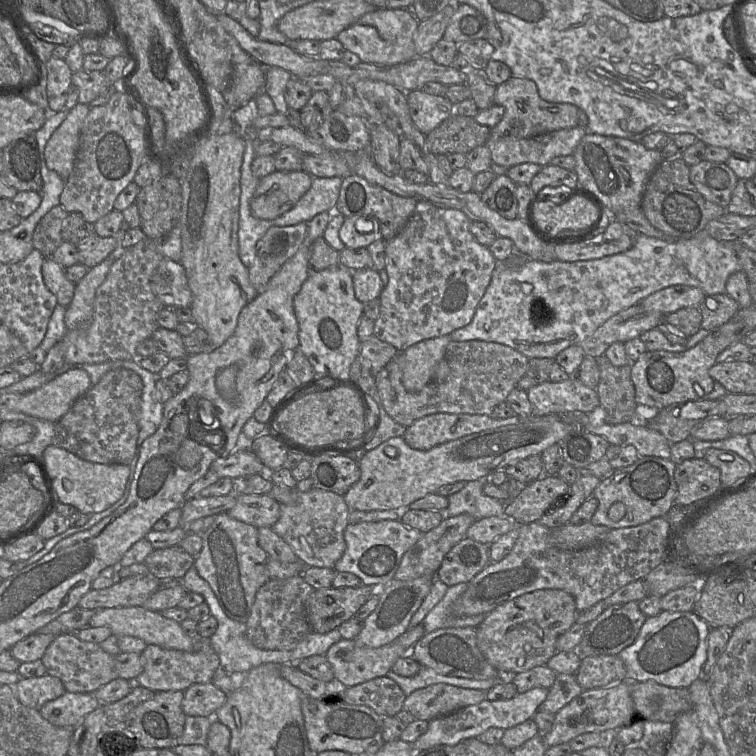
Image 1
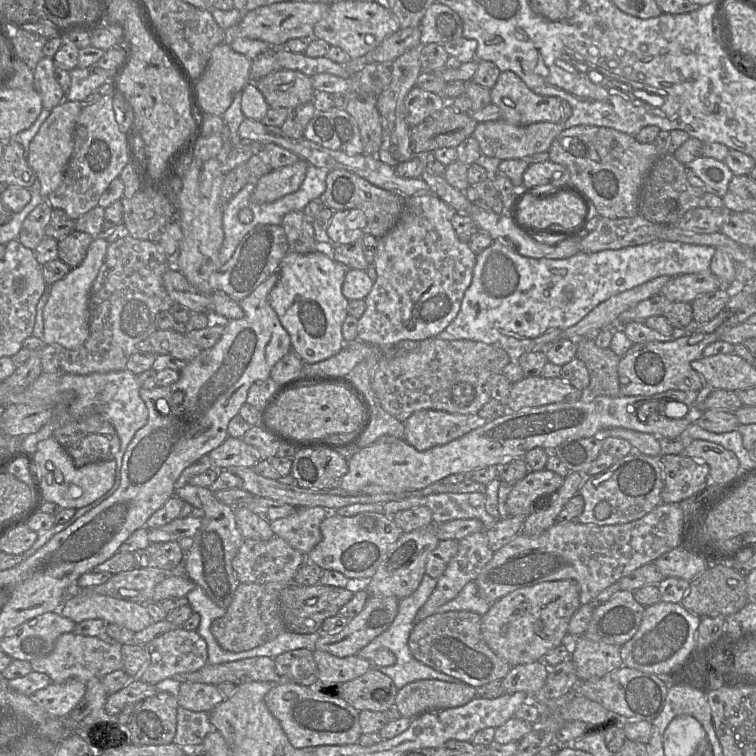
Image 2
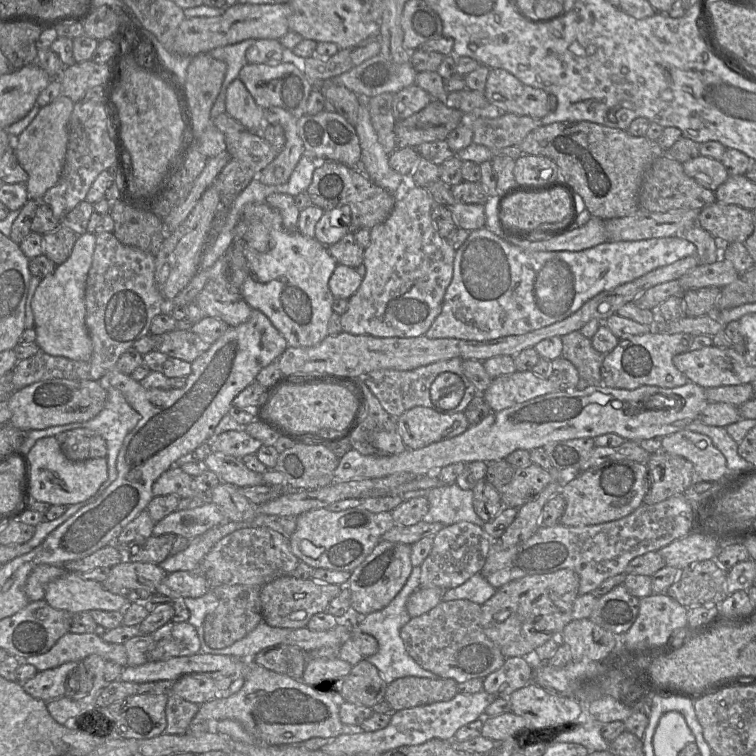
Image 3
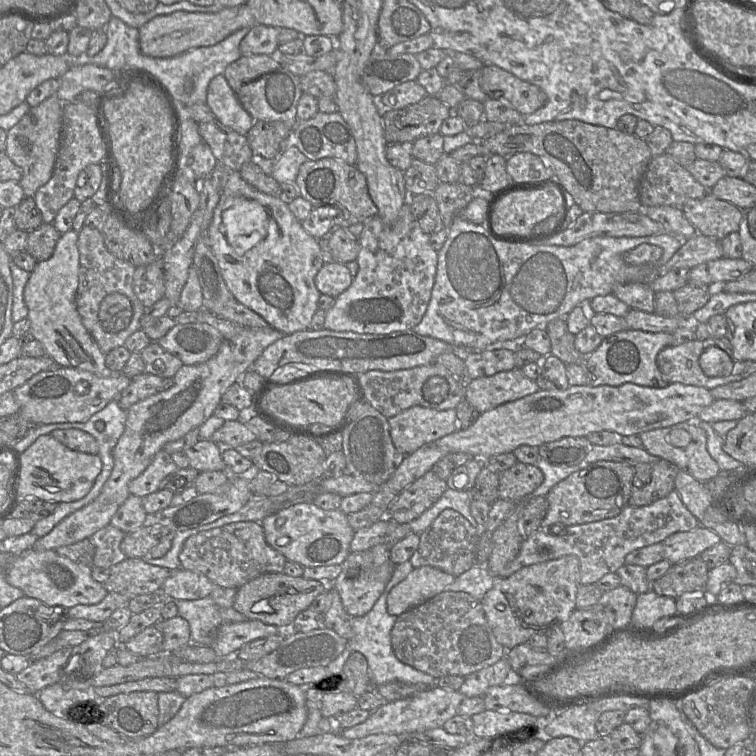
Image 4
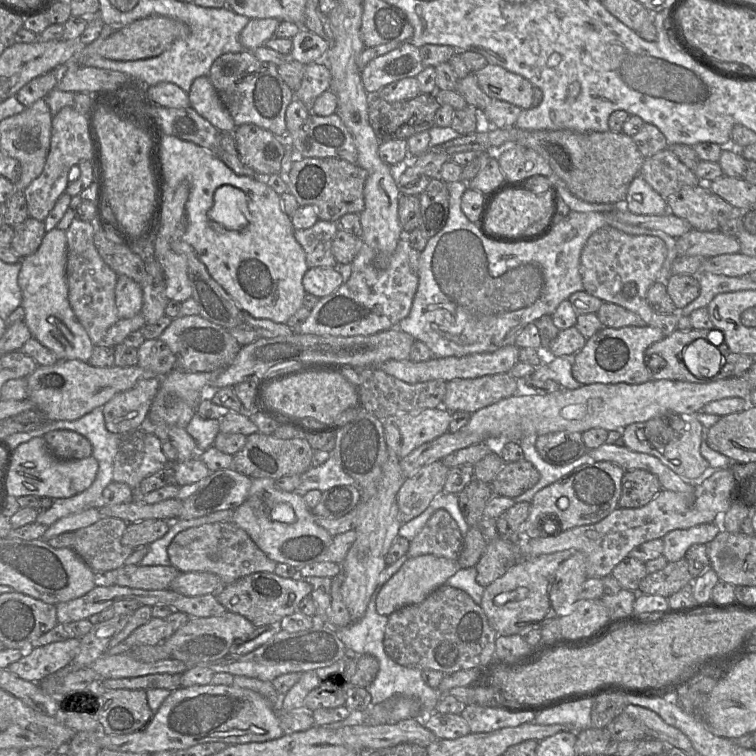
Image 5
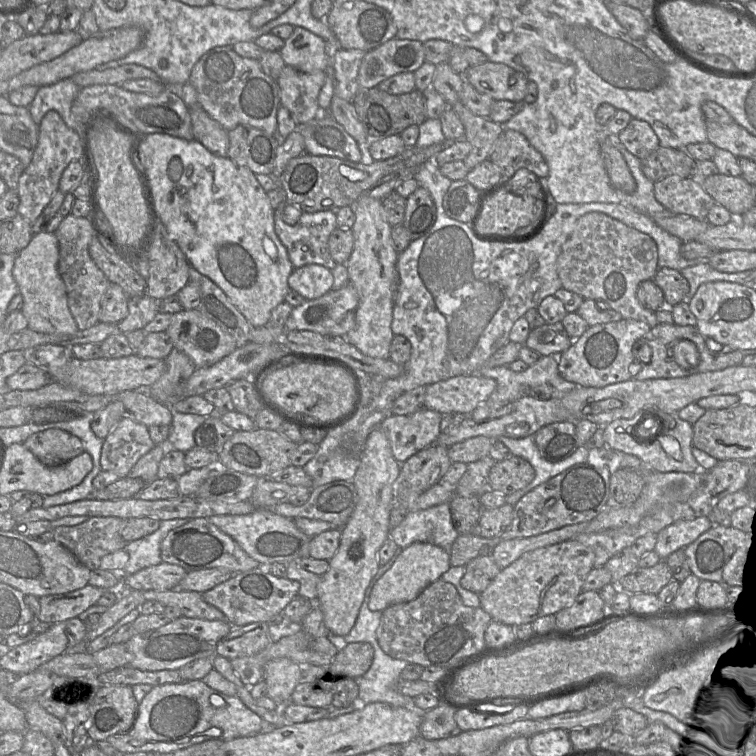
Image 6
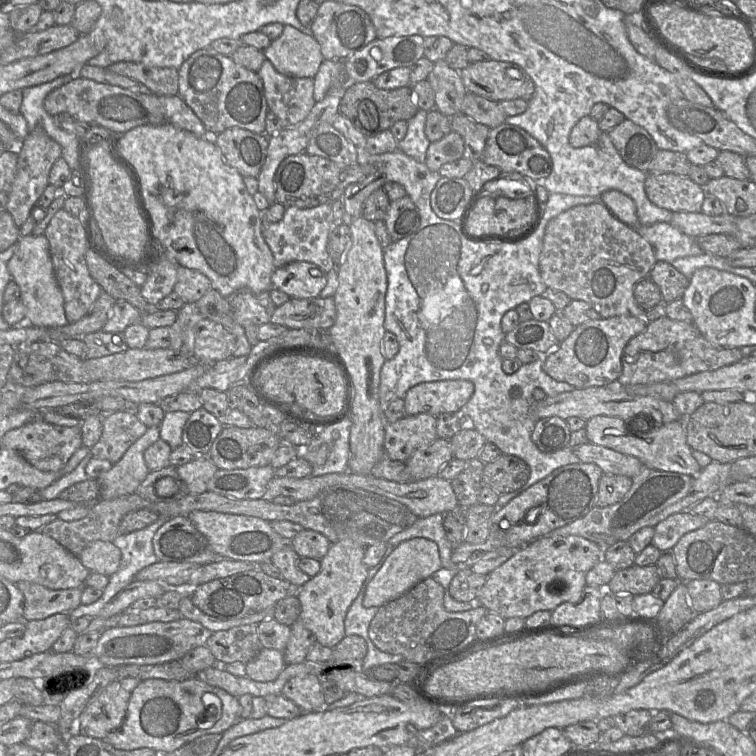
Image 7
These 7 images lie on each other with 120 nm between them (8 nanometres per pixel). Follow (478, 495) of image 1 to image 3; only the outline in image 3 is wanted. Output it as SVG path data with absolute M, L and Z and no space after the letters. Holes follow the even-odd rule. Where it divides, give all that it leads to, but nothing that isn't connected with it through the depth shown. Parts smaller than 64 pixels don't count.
M455 483L432 489L415 490L402 496L404 498L422 496L428 499L429 510L422 519L424 522L439 522L446 526L466 521L482 528L485 524L474 510L473 491L461 489Z

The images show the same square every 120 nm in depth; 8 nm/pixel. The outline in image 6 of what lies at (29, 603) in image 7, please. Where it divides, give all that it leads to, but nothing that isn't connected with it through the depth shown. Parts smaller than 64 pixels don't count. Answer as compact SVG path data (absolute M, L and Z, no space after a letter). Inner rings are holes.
M87 584L72 592L42 596L38 598L40 603L38 619L41 622L55 624L76 618L89 607L96 605L103 592L104 589Z

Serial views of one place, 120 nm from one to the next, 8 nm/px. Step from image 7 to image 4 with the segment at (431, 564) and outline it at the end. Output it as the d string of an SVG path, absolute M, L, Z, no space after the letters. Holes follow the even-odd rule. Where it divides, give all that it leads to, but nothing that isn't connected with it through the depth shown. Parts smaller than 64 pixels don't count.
M432 566L414 568L388 594L386 600L387 612L398 617L445 591L445 588L455 578L455 576Z

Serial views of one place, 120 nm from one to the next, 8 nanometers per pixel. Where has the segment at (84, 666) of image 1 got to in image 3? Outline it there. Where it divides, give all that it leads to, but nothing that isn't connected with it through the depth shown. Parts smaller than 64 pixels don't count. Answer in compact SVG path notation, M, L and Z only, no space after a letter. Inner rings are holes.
M67 632L46 653L20 659L38 671L56 668L67 662L82 662L90 655L98 655L105 661L127 666L127 653L123 644L107 643L97 633L76 634Z

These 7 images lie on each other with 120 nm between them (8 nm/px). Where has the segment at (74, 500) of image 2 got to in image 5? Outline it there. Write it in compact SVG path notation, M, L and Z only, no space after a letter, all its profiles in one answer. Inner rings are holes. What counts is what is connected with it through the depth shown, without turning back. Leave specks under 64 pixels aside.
M36 437L15 448L7 479L9 496L33 495L51 499L69 498L88 489L98 472L98 461L91 455L80 460L61 460L49 450L43 437Z

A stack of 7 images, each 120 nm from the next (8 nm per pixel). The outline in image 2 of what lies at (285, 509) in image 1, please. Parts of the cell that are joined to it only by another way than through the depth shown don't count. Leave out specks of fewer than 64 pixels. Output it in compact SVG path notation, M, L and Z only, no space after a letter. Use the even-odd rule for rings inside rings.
M321 506L298 507L291 515L270 522L270 527L275 535L283 538L292 548L306 556L321 541L320 525L329 514L332 514L330 510Z

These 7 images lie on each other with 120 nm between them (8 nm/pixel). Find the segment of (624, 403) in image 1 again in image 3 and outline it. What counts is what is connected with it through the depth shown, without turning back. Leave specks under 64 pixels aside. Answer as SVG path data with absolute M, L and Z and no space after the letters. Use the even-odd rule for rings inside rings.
M579 331L561 337L563 343L562 356L577 369L581 379L591 385L602 385L601 368L604 354L595 350L591 340Z

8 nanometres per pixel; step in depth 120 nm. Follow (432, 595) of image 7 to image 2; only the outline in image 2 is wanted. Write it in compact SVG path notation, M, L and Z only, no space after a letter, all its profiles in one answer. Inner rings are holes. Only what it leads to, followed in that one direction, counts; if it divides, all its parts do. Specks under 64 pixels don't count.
M471 611L435 613L425 618L414 625L408 645L420 662L473 687L502 680L511 668L487 646L481 633L481 616Z

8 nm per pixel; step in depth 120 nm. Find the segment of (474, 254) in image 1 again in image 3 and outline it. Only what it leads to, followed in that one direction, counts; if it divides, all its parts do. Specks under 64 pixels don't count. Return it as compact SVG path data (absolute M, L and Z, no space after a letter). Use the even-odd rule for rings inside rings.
M407 181L407 186L397 196L396 204L389 217L384 222L370 229L370 244L364 249L363 253L363 264L365 265L366 273L358 290L348 299L346 312L340 316L342 332L352 335L370 335L380 338L411 338L425 335L427 330L431 327L432 323L441 312L445 292L451 283L456 253L456 250L446 239L439 235L435 228L435 224L431 218L431 210L434 204L435 201L427 188L411 186Z

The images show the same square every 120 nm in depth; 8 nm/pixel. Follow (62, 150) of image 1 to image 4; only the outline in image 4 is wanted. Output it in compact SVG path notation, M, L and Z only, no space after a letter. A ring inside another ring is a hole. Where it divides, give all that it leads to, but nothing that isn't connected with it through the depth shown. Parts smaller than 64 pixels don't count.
M56 95L31 107L26 115L7 131L5 153L22 169L20 186L26 197L33 197L36 191L51 178L59 148L64 103Z

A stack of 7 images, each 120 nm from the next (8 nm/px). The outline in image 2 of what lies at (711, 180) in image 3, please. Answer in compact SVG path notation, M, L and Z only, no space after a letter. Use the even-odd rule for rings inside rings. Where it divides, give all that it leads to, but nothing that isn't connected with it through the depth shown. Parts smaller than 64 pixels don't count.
M699 157L686 164L686 175L695 187L723 197L734 174L724 161L711 157Z

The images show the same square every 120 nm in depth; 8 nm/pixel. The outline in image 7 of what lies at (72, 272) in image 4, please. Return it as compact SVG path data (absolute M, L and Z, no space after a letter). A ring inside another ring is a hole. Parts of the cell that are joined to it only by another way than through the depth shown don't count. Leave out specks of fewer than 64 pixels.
M44 235L21 236L8 262L8 271L20 288L20 299L26 307L25 323L37 327L61 327L69 323L65 315L63 294L54 275L49 242Z

